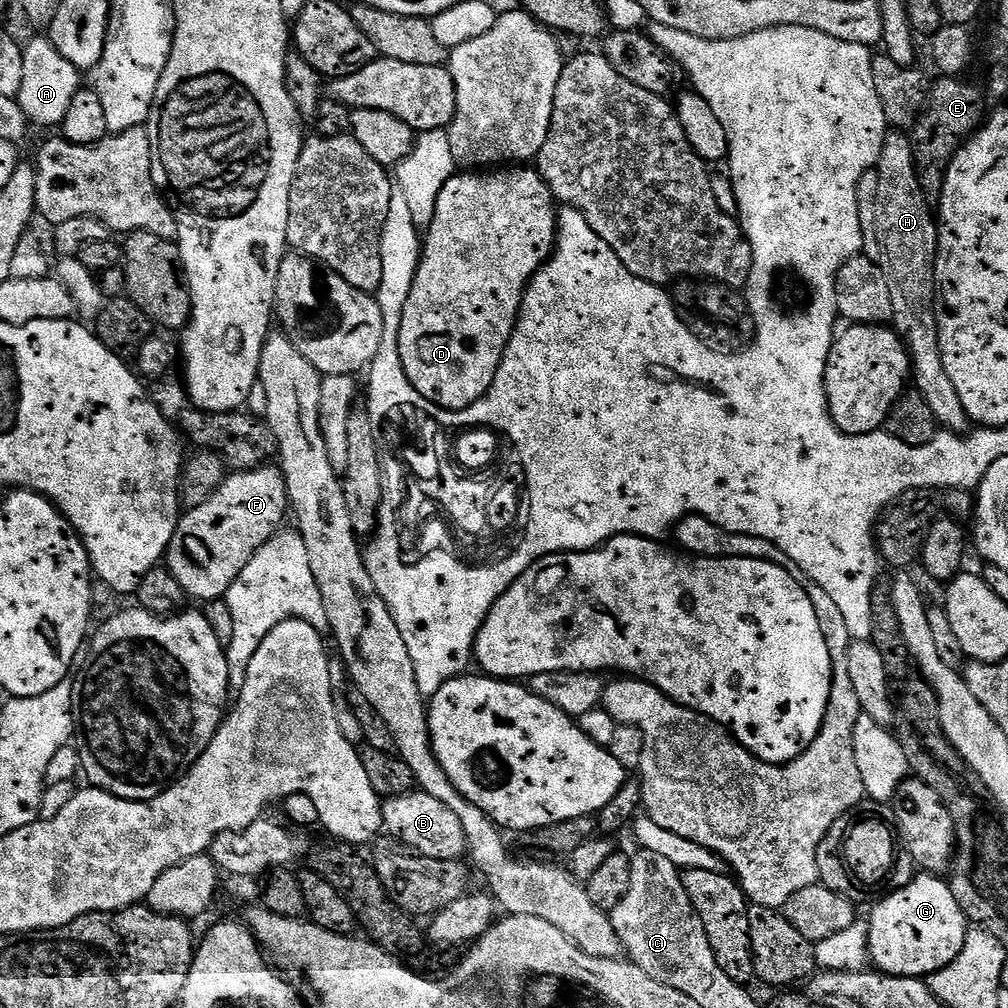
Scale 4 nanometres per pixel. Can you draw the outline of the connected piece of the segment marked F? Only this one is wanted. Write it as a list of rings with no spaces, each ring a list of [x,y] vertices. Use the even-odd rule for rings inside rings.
[[[272,467],[233,471],[202,506],[187,509],[181,515],[180,527],[166,549],[166,567],[178,578],[185,597],[203,602],[227,597],[228,588],[250,558],[277,535],[284,515],[289,515],[290,501],[283,471]]]

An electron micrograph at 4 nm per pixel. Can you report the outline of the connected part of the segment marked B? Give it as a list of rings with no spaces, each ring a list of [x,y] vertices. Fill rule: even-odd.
[[[417,790],[406,796],[388,798],[383,801],[382,807],[387,835],[399,840],[401,844],[423,856],[439,860],[458,860],[465,855],[466,839],[462,822],[458,820],[454,810],[446,807],[429,792]]]

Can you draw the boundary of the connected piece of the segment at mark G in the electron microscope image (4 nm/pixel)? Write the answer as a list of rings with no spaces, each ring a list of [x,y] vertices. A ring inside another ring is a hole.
[[[936,874],[917,875],[905,888],[896,889],[873,907],[876,909],[868,920],[868,951],[871,963],[883,975],[927,978],[958,958],[970,931],[970,921],[954,898],[951,883],[943,884],[940,880],[943,879]]]

